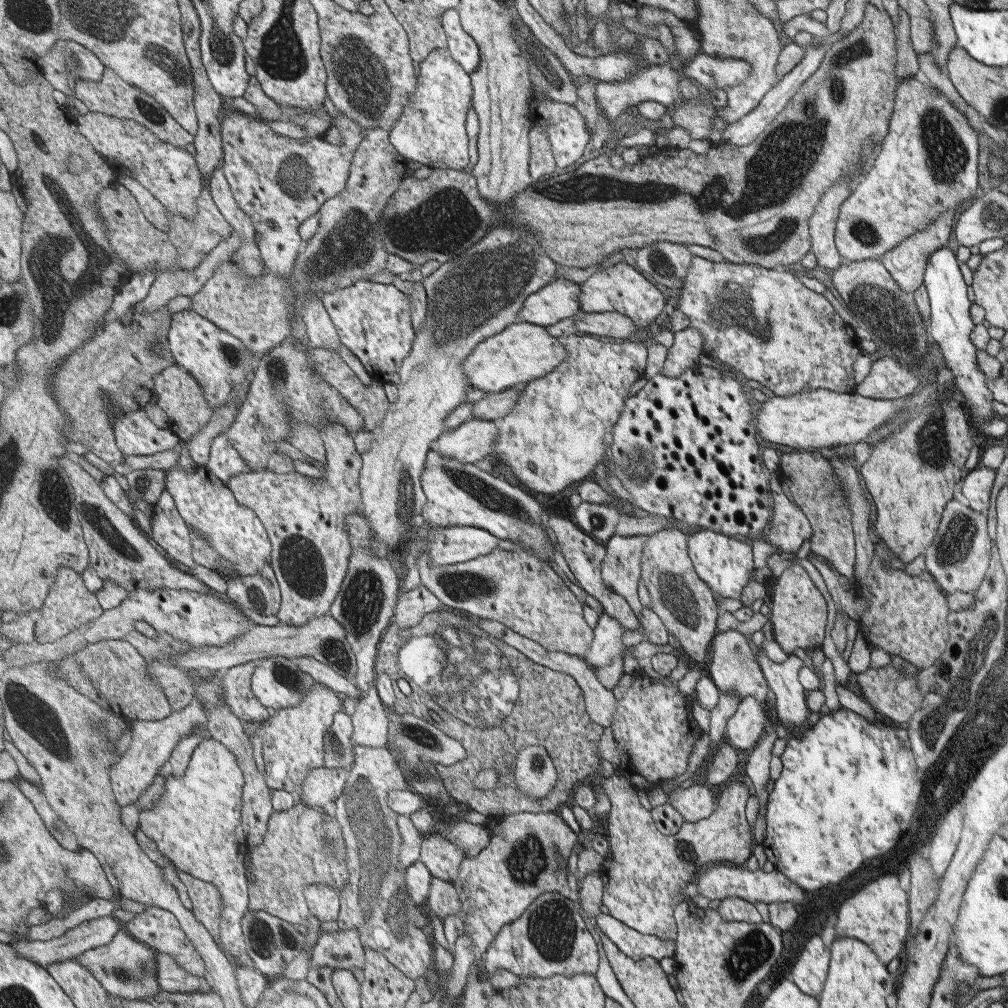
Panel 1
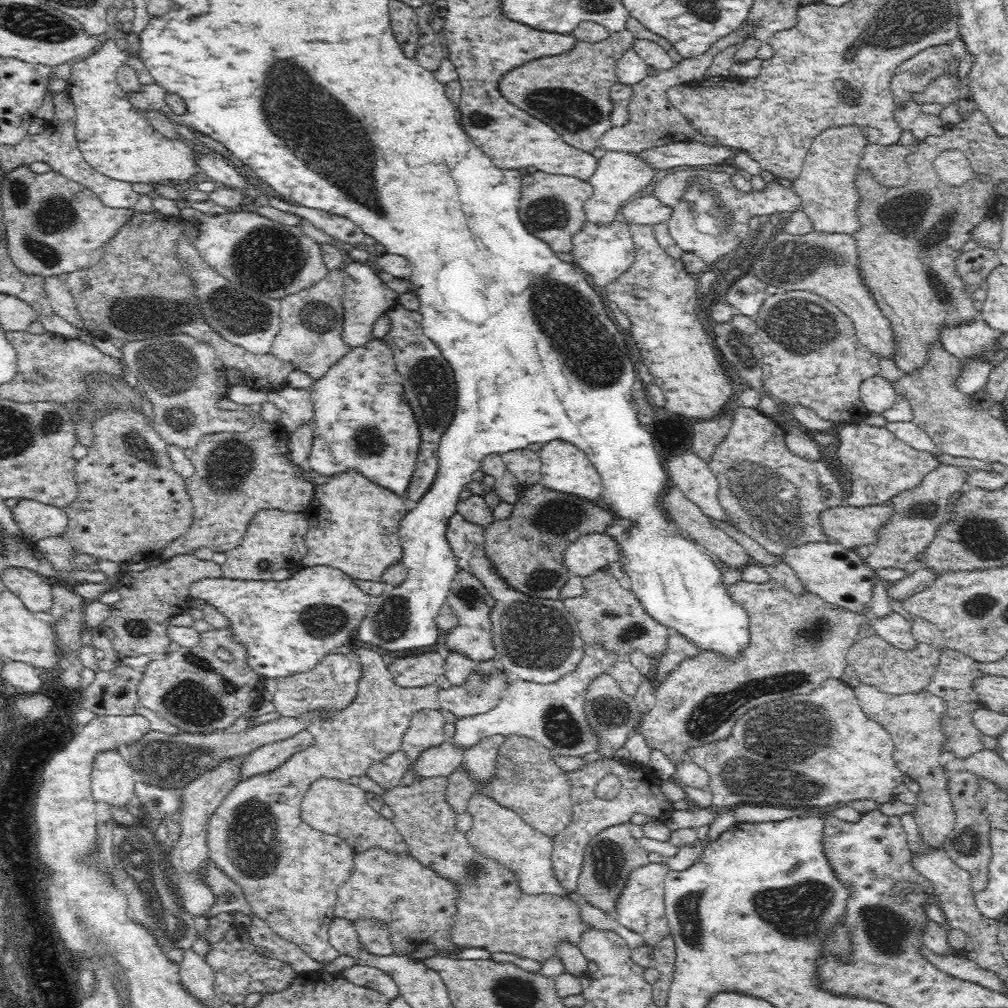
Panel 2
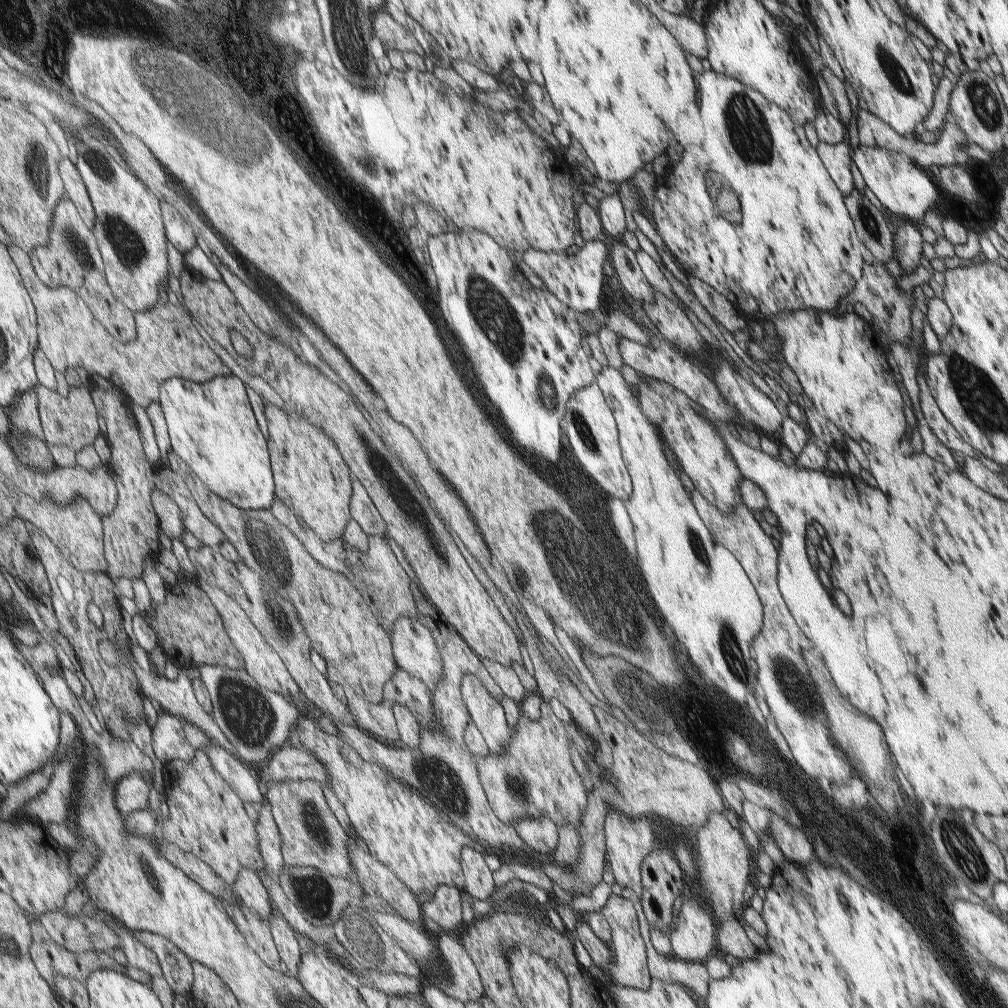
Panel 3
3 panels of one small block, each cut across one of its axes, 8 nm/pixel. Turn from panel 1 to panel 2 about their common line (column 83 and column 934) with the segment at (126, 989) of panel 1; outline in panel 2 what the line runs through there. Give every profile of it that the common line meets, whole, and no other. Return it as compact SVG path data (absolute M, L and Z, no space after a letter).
M925 947L923 948L924 955L937 966L937 968L943 969L945 972L962 978L963 980L970 980L971 982L983 985L986 988L990 988L1000 993L1000 983L996 979L994 973L981 968L980 965L976 965L970 961L968 957L964 956L940 956L930 952Z

